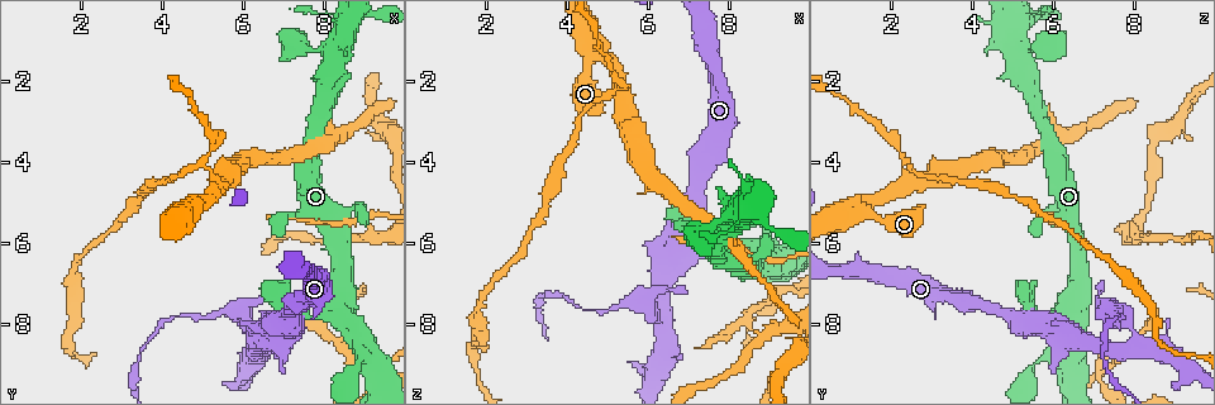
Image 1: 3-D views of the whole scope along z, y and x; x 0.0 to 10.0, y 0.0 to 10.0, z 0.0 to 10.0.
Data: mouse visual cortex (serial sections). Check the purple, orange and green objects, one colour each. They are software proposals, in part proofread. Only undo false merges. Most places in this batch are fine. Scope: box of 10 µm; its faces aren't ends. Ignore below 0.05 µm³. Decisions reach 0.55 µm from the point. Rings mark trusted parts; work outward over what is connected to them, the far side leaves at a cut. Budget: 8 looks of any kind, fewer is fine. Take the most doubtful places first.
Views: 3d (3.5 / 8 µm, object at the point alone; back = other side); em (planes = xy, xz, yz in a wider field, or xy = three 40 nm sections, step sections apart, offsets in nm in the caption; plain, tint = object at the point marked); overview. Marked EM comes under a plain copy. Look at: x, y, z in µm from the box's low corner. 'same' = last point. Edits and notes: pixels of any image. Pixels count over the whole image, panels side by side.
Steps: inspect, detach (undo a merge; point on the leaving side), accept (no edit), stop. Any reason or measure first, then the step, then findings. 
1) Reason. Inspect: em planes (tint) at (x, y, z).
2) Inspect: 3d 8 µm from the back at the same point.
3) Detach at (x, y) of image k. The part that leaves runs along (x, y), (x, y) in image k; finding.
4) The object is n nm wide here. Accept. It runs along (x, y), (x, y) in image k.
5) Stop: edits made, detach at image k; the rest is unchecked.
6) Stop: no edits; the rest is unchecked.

Two arms in line, one across. Inspect: 3d 8 µm at (5.30, 4.55, 2.25).

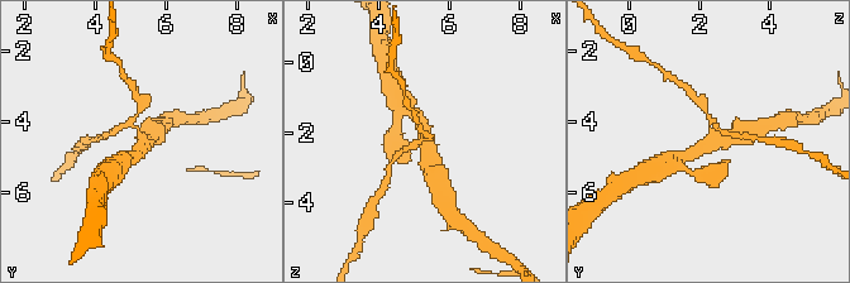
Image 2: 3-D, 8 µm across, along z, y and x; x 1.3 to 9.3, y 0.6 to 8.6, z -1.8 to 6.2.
3 arms meet here; the arms are 200, 350, 400 nm wide; now the EM. Inspect: em xy step 1 (tint) at the same point.

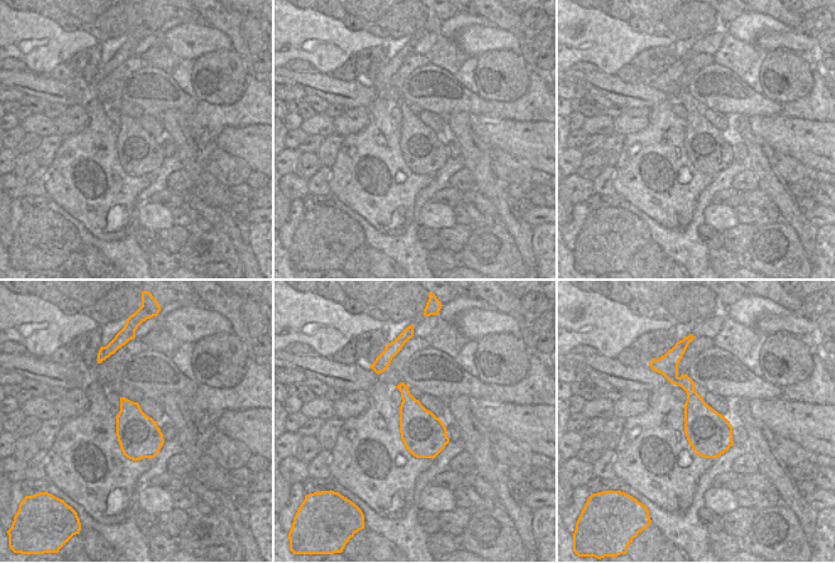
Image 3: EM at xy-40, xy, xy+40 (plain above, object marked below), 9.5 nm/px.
The object is 420 nm wide here. Detach at (703, 104) of image 2. The part that leaves runs along (133, 125), (120, 125), (104, 137) in image 2; a second cell is stuck on.

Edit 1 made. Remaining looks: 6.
Arms part here. Inspect: 3d 3.5 µm at (5.90, 7.65, 7.55).

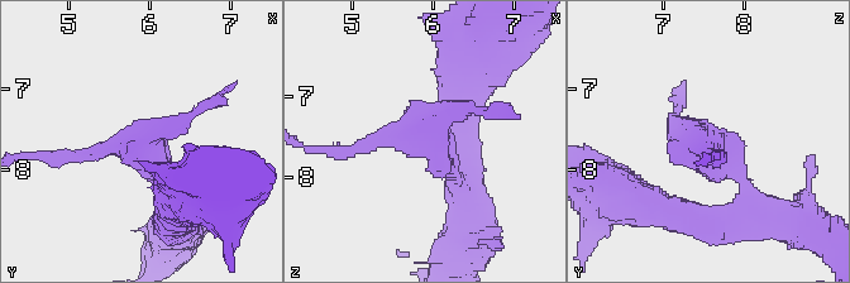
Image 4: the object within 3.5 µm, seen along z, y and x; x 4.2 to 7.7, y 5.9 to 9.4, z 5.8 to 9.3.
Inspect: em xy step 1 (tint) at (5.85, 7.75, 7.50).

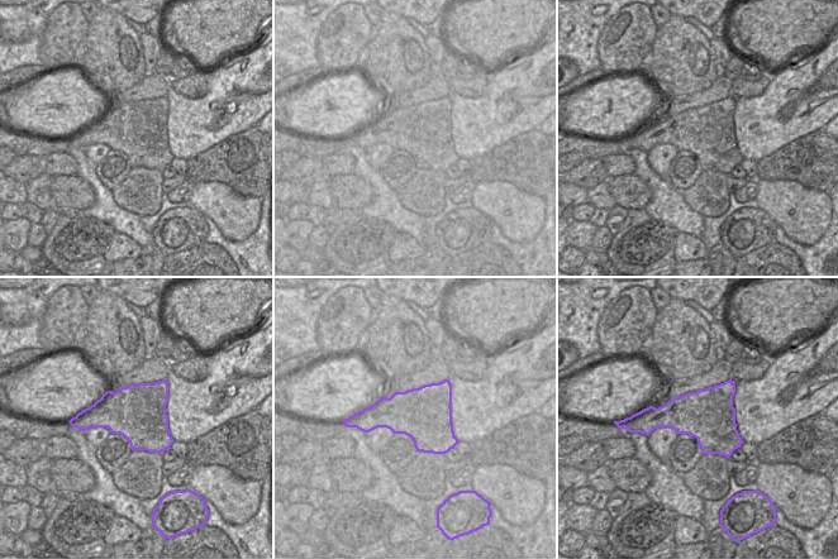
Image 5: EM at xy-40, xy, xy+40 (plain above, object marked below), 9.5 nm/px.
Detach at (388, 130) of image 4. Two cells meet here.

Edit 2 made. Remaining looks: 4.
Inspect: overview.

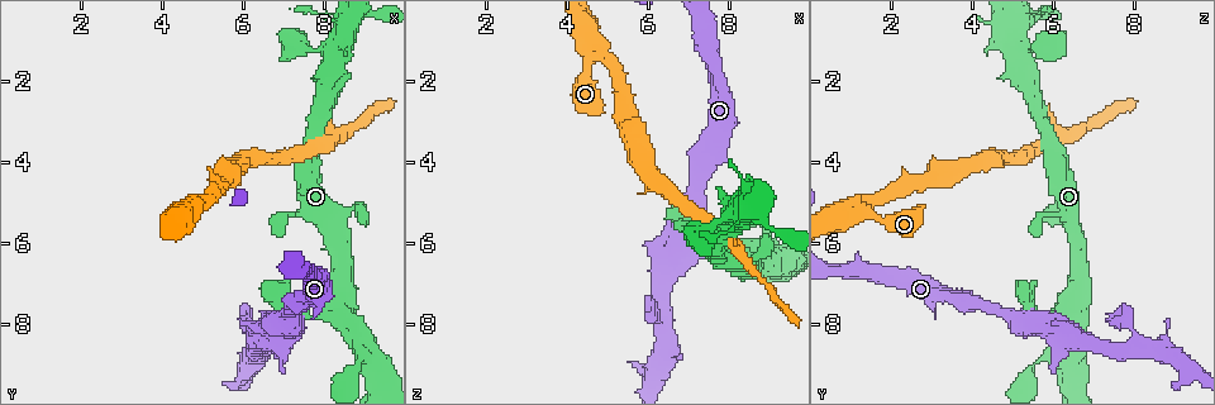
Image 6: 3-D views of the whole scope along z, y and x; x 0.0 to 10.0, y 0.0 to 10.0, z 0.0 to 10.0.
Sudden change in width. Inspect: 3d 3.5 µm at (8.90, 8.85, 5.95).

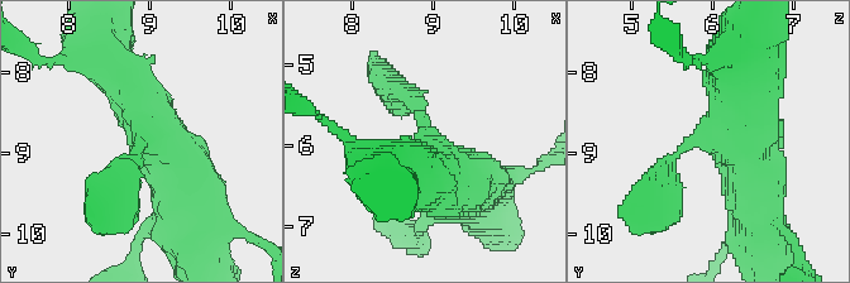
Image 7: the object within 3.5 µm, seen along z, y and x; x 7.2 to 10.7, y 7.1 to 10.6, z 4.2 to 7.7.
3 arms meet here; the arms are 150, 600, 700 nm wide; need the tissue. Inspect: em planes (tint) at (8.95, 8.80, 6.00).

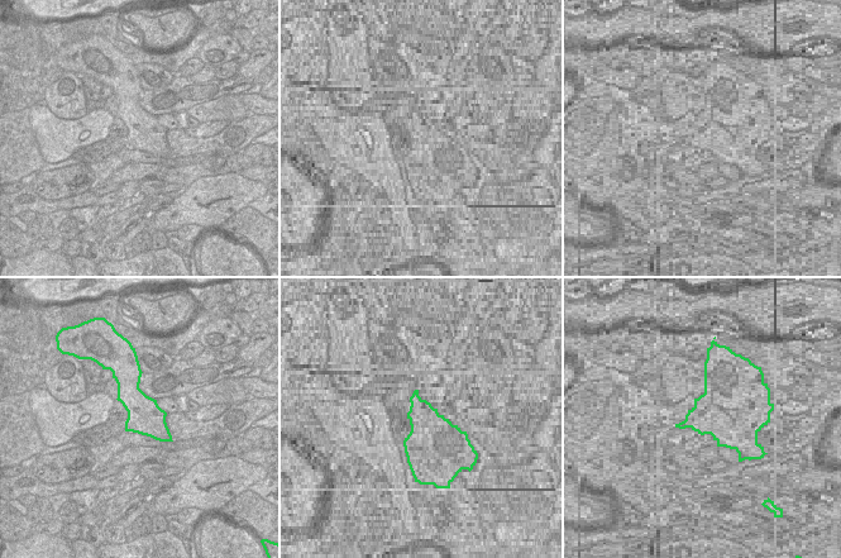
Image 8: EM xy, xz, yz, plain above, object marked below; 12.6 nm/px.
Accept. It runs along (110, 63), (176, 157), (180, 204) in image 7; continuous, no second cell.

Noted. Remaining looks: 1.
Stop: edits made, detach at image 2, detach at image 4; the rest is unchecked.

